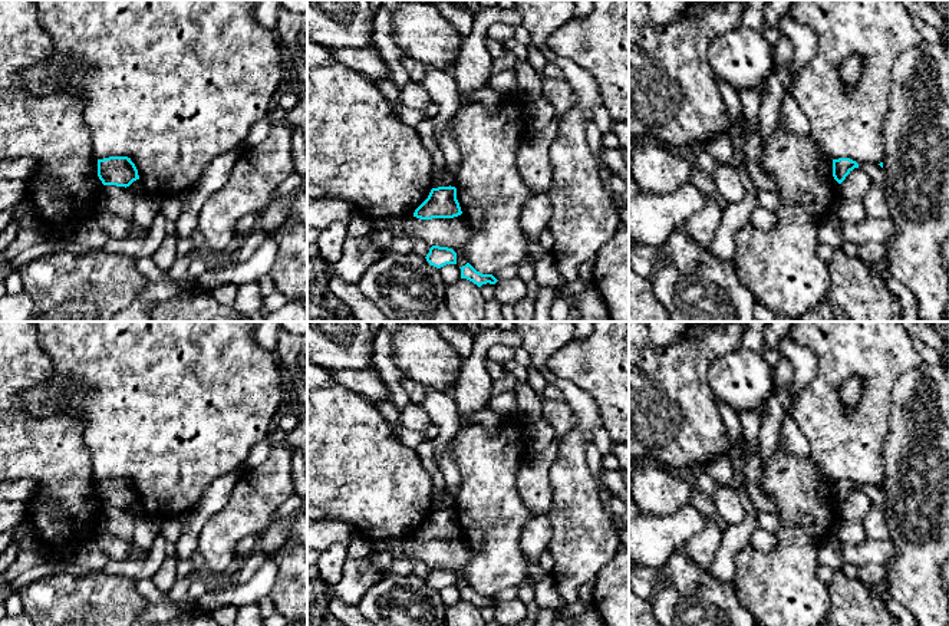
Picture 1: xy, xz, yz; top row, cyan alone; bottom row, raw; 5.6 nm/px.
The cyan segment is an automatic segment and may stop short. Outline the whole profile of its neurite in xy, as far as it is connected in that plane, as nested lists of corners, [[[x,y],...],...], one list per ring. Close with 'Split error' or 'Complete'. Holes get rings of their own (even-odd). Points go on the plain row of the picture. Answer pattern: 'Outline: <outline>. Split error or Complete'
Outline: [[[128,478],[98,481],[98,498],[103,507],[129,508],[139,501],[135,485]]]. Complete

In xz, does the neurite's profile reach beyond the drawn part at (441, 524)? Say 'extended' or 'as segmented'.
extended

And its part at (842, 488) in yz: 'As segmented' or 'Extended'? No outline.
As segmented

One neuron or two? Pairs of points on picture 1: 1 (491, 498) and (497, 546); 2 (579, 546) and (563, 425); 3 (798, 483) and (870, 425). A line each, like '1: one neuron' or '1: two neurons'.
1: one neuron
2: two neurons
3: two neurons

